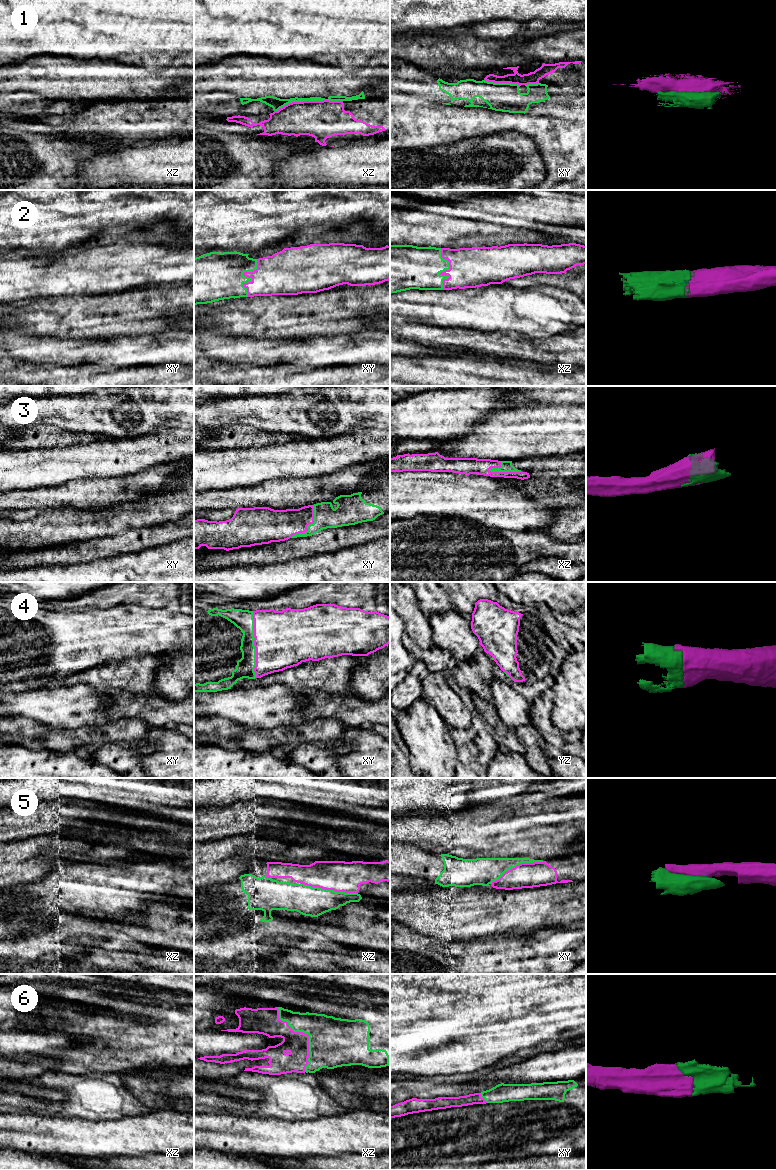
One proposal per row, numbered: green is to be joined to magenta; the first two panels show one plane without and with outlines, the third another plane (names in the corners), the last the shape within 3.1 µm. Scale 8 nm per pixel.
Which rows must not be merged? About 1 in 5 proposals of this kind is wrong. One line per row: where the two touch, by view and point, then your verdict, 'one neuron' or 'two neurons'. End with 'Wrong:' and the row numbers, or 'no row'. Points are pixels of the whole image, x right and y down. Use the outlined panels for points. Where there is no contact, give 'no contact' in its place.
1: meets magenta in xz at (308, 101); two neurons
2: meets magenta in xz at (445, 270); one neuron
3: meets magenta in xz at (504, 472); one neuron
4: meets magenta in xy at (254, 644); one neuron
5: meets magenta in xz at (329, 889); one neuron
6: meets magenta in xz at (304, 1033); one neuron
Wrong: 1

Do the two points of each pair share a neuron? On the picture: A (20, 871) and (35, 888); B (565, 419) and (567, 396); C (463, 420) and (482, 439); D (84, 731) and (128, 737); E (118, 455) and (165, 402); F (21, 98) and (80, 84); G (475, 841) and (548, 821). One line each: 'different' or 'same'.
A: different
B: different
C: different
D: same
E: different
F: different
G: same

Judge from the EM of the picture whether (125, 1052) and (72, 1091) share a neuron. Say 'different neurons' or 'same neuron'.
different neurons

